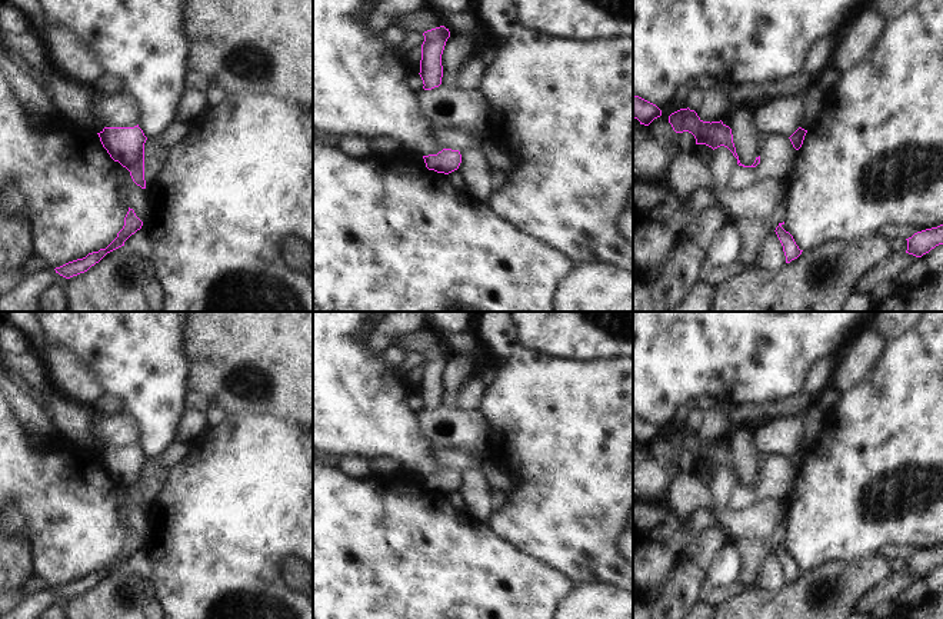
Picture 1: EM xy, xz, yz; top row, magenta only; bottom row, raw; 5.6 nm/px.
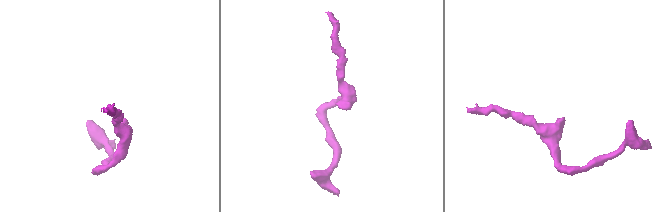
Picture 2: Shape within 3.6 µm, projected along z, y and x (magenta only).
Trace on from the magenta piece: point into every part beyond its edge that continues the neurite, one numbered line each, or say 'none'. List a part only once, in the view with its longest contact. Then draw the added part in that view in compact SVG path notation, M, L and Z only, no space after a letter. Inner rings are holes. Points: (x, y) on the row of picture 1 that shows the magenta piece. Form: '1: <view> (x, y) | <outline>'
none

